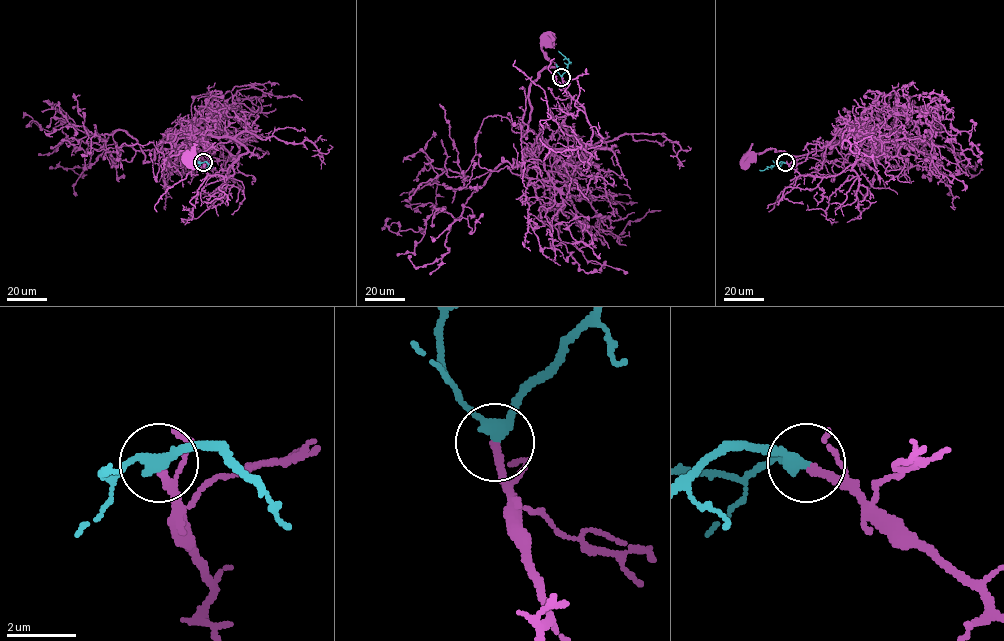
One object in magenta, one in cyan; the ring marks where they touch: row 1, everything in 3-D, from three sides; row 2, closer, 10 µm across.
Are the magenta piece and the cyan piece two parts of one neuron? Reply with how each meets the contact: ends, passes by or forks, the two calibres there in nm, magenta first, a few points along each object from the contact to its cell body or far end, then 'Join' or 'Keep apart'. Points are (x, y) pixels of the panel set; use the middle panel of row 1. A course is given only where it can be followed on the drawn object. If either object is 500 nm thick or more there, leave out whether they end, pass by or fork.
At the ring magenta ends. At the ring cyan passes by. Thickness 200 nm (magenta) against 320 nm. Course of magenta: (561, 77), (584, 108), (591, 144), (606, 148), (551, 148), (529, 127), (530, 85), (556, 66), (544, 39). Course of cyan: (561, 77), (569, 61), (558, 51). Join

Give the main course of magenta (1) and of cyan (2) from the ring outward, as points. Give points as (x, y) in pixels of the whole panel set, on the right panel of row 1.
1: (785, 162), (800, 175), (839, 173), (855, 161), (856, 132), (798, 156), (768, 148), (748, 158)
2: (785, 162), (759, 170)

